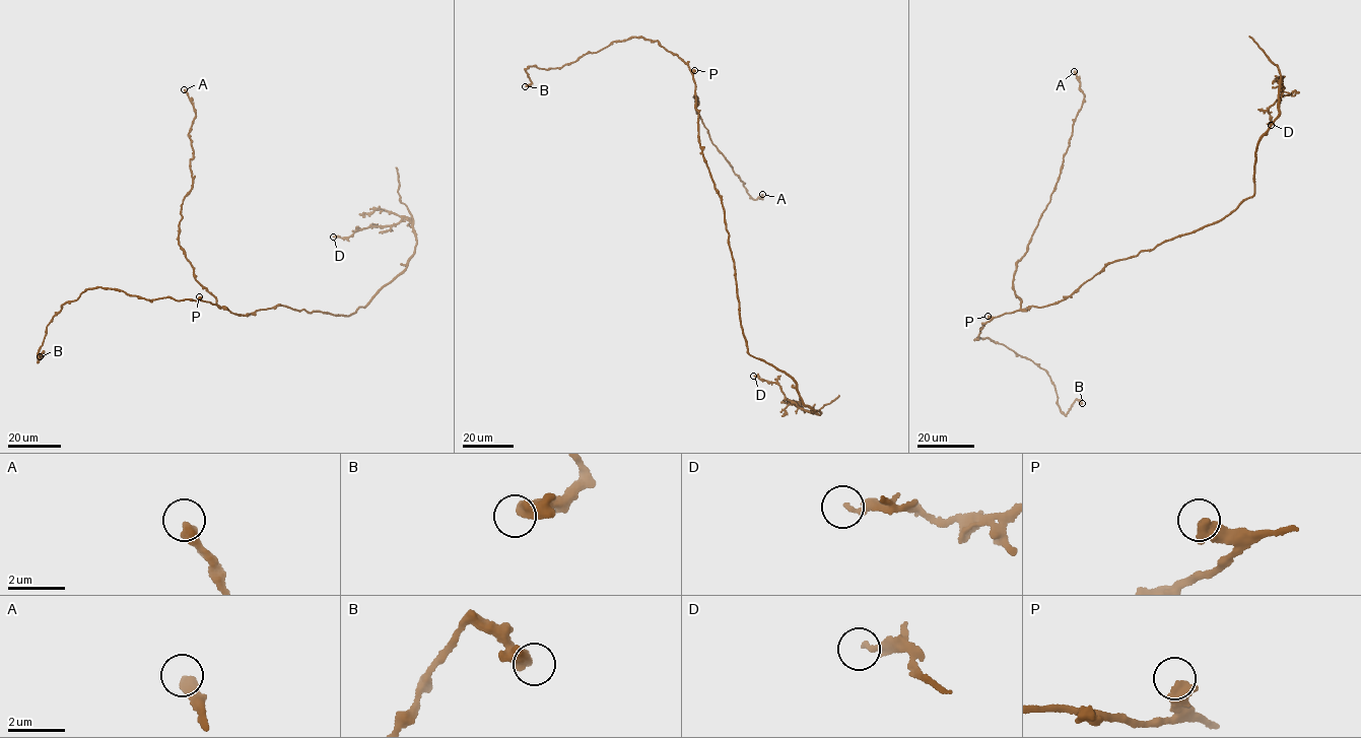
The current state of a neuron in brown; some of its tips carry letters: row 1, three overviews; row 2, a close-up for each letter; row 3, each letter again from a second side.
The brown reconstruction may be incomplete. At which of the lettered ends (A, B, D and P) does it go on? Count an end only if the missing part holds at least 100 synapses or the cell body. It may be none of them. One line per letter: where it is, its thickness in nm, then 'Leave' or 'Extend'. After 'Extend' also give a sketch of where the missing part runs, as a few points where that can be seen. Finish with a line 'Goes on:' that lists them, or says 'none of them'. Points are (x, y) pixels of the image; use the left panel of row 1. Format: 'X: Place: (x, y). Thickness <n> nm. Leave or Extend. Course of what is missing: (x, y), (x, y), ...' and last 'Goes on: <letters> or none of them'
A: Place: (184, 89). Thickness 400 nm. Leave
B: Place: (40, 356). Thickness 550 nm. Leave
D: Place: (333, 237). Thickness 150 nm. Leave
P: Place: (199, 296). Thickness 500 nm. Leave
Goes on: none of them

